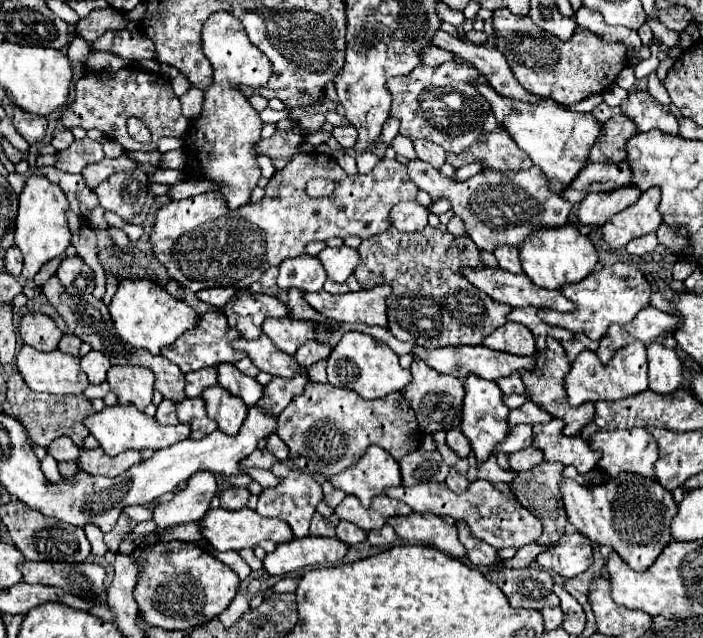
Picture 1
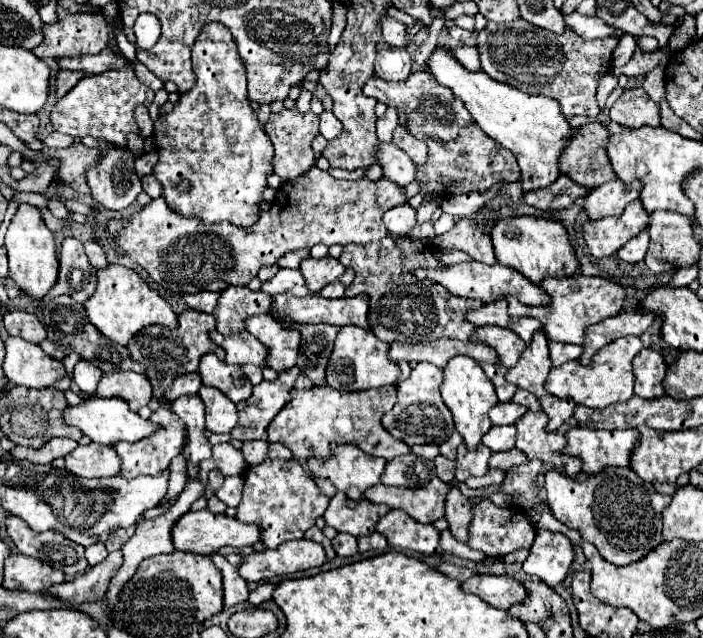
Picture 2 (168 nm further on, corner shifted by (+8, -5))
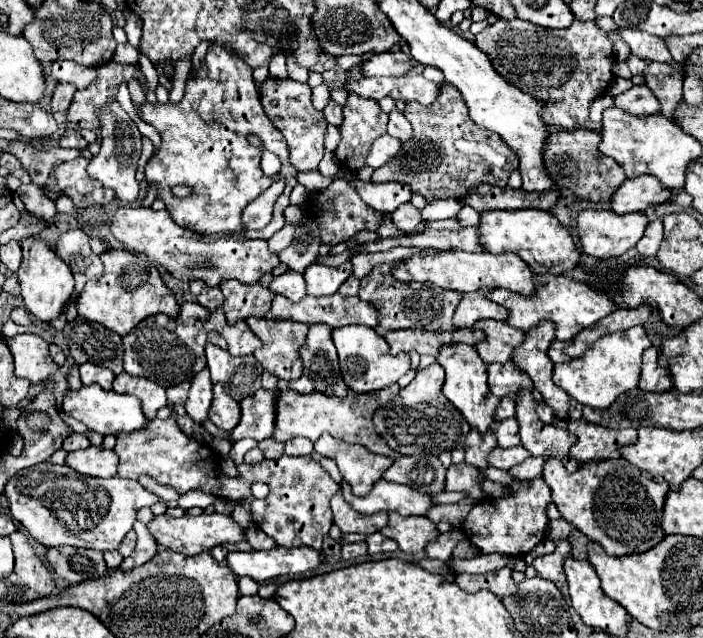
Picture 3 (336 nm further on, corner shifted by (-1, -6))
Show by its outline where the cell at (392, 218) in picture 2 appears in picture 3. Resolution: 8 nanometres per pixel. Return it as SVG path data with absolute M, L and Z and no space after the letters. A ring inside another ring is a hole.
M404 203L400 205L394 213L392 213L392 223L400 229L400 231L412 231L416 229L416 225L422 221L420 211L412 205L412 203Z

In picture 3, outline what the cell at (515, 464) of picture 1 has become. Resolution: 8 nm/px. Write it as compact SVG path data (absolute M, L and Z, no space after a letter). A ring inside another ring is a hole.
M522 445L510 447L510 449L496 447L496 449L492 451L492 457L488 457L488 461L490 461L492 467L498 467L498 469L510 469L510 467L522 463L528 455L530 455L530 453L528 453Z

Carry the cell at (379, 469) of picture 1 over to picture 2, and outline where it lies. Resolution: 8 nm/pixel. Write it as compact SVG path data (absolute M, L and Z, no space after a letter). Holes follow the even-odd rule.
M349 444L331 446L329 458L307 460L309 472L331 480L339 492L345 492L355 502L363 498L363 492L371 488L371 484L379 482L385 464L383 458L369 456Z

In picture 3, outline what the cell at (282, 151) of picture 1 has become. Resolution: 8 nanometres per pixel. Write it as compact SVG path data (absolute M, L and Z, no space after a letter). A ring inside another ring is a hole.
M268 77L260 91L262 91L262 105L264 105L266 115L270 117L274 127L280 129L280 133L284 135L288 143L290 165L298 173L316 171L324 155L324 135L326 135L328 121L324 119L324 113L314 109L312 99L310 99L310 87L306 83L298 83L292 79L278 81L278 79Z

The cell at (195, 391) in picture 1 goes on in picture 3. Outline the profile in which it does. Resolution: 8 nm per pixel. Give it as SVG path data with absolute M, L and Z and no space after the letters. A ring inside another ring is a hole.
M184 381L180 385L174 385L174 387L168 387L166 393L168 393L168 401L170 403L184 403L186 397L188 397L188 389L190 389L190 381Z

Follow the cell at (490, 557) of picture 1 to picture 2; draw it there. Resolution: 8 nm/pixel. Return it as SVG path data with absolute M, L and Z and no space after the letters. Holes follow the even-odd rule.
M455 482L451 484L451 492L447 496L447 522L449 522L449 530L453 532L453 536L461 542L467 542L467 528L469 528L469 520L471 520L471 506L467 502L467 498L457 490Z

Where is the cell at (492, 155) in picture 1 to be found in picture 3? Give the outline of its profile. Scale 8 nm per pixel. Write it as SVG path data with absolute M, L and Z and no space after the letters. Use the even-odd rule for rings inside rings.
M448 83L442 85L440 97L428 107L406 103L404 115L414 127L414 139L408 141L408 145L402 145L396 161L374 171L374 183L402 181L430 203L432 199L462 199L482 183L506 187L508 175L518 169L516 153L498 133L480 129L468 117L468 107L464 105L460 91Z

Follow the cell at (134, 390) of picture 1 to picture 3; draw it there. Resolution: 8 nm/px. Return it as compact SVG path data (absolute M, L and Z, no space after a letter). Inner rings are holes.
M128 373L116 375L116 379L112 383L112 391L136 395L142 401L142 411L144 411L146 419L154 419L156 411L160 407L166 407L166 403L168 403L164 387L160 387L158 383L154 383L146 377L132 377Z

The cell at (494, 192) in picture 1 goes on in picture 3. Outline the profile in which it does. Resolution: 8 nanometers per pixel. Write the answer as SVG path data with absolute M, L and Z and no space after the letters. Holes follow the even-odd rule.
M384 135L384 137L378 137L374 143L372 143L372 149L368 153L368 159L366 163L372 167L372 169L378 169L380 165L386 165L390 159L396 159L398 153L400 153L402 145L400 141L396 141L394 137L390 135Z

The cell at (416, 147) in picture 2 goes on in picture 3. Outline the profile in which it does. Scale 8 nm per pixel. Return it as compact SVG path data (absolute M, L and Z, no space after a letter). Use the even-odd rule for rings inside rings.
M394 109L394 111L390 113L390 121L388 121L388 135L396 137L396 139L398 139L398 141L402 141L402 143L406 143L406 141L410 141L410 139L414 137L412 125L408 123L408 119L406 119L398 109Z

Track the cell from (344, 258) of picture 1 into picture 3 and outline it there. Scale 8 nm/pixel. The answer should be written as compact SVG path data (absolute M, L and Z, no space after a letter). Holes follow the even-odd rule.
M350 261L340 267L328 267L322 263L312 263L304 271L306 279L306 291L308 295L332 295L338 291L338 287L352 275Z

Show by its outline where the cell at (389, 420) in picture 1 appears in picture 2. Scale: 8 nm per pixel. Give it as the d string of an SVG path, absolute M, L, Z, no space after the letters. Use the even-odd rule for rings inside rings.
M315 386L309 390L291 390L291 400L283 406L283 412L271 420L267 426L269 442L281 442L291 448L293 456L299 462L305 462L309 456L325 458L331 456L331 444L355 444L371 456L381 456L387 462L395 456L411 452L407 444L395 440L381 426L381 416L393 408L397 402L397 388L375 388L363 392L339 392L329 386Z

